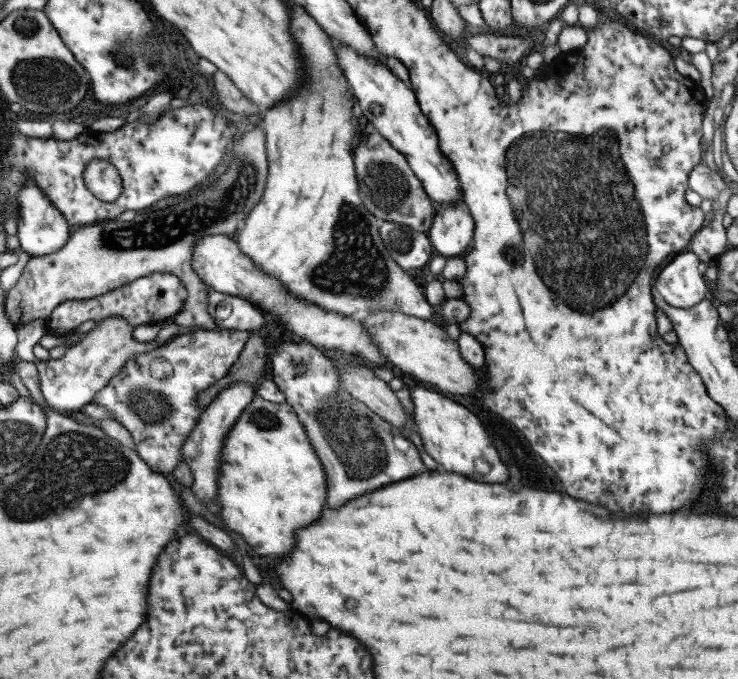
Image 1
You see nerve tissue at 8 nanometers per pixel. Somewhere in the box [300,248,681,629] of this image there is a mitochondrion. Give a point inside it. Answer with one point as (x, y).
(349, 431)

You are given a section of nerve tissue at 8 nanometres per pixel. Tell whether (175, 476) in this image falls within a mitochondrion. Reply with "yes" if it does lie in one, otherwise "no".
no

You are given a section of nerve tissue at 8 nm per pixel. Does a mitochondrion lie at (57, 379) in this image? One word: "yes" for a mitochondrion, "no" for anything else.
no

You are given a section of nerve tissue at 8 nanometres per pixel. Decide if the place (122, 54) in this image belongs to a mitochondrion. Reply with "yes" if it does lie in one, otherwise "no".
yes

